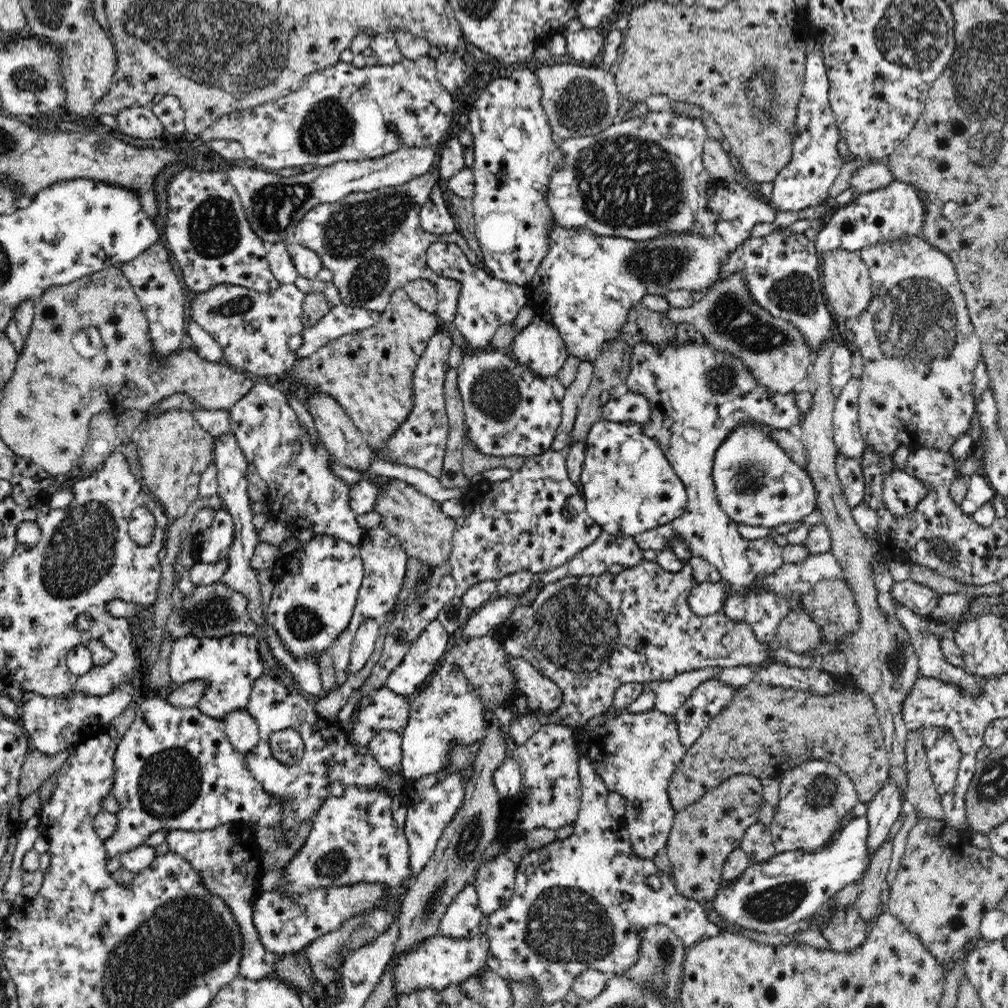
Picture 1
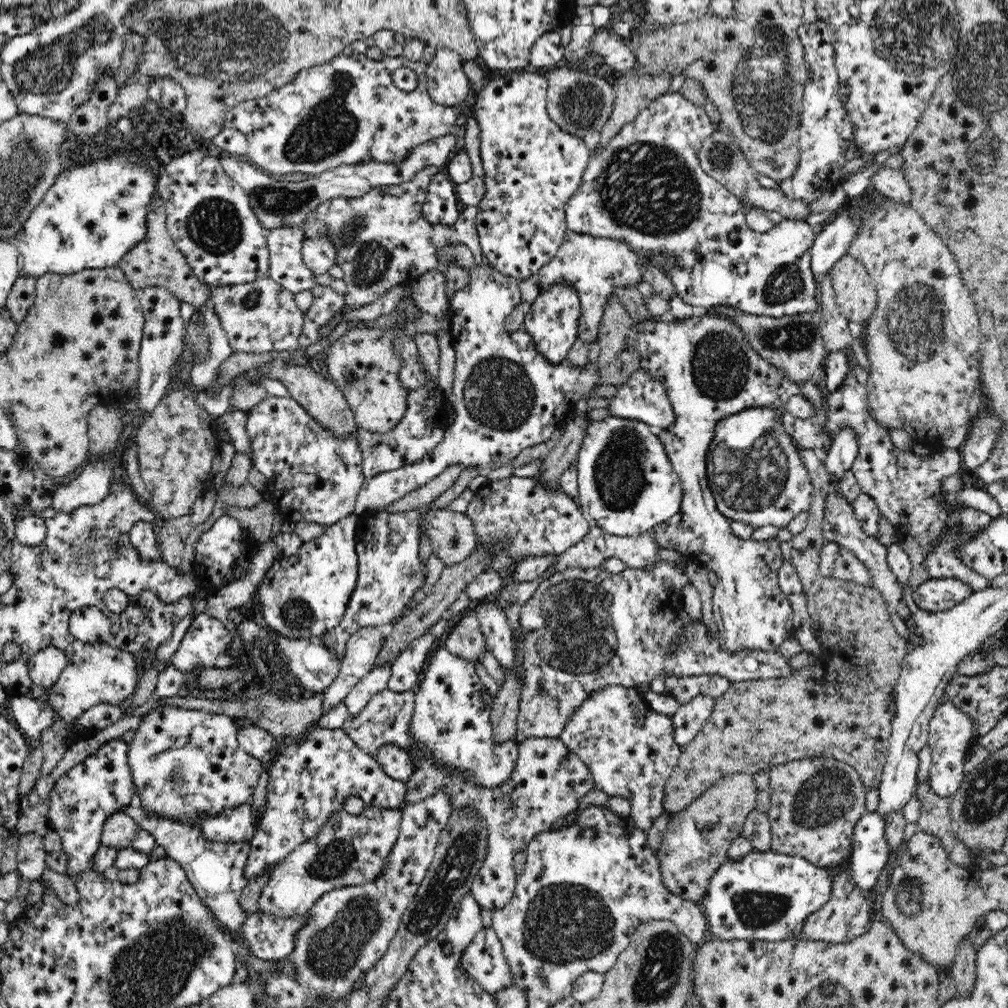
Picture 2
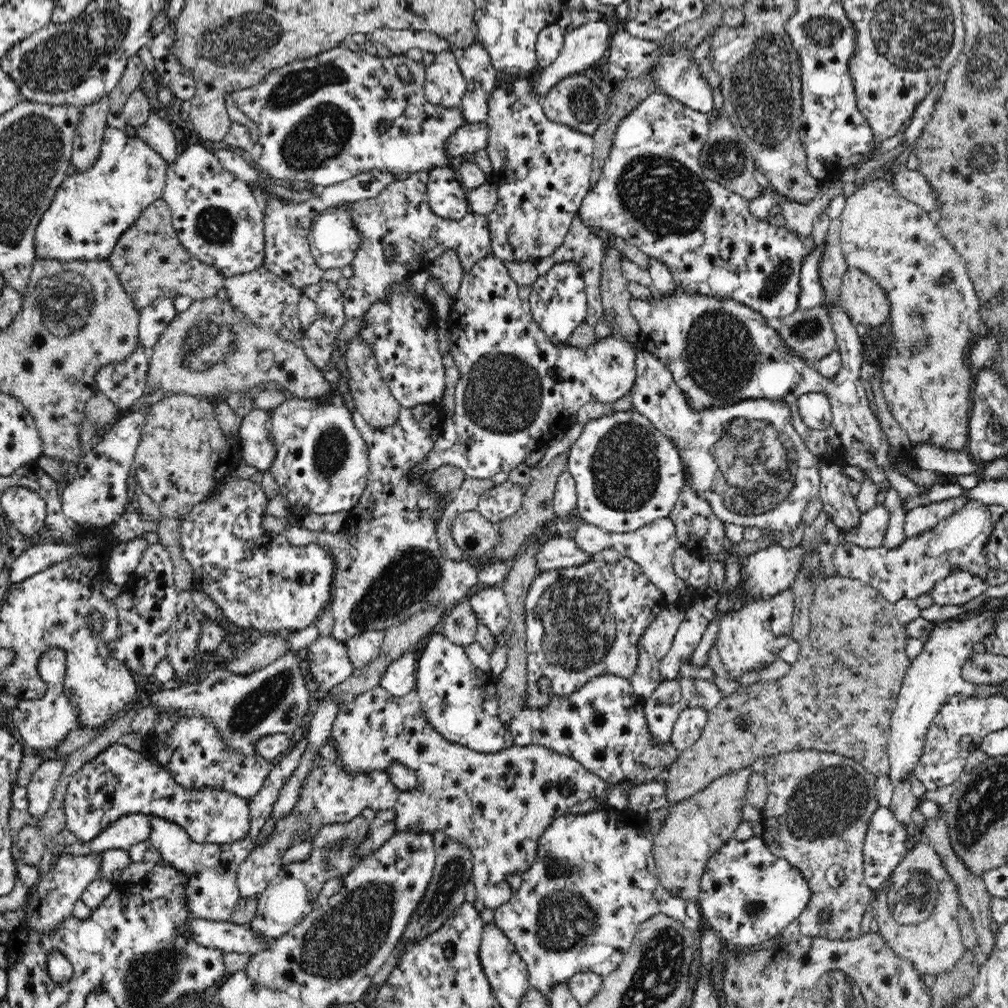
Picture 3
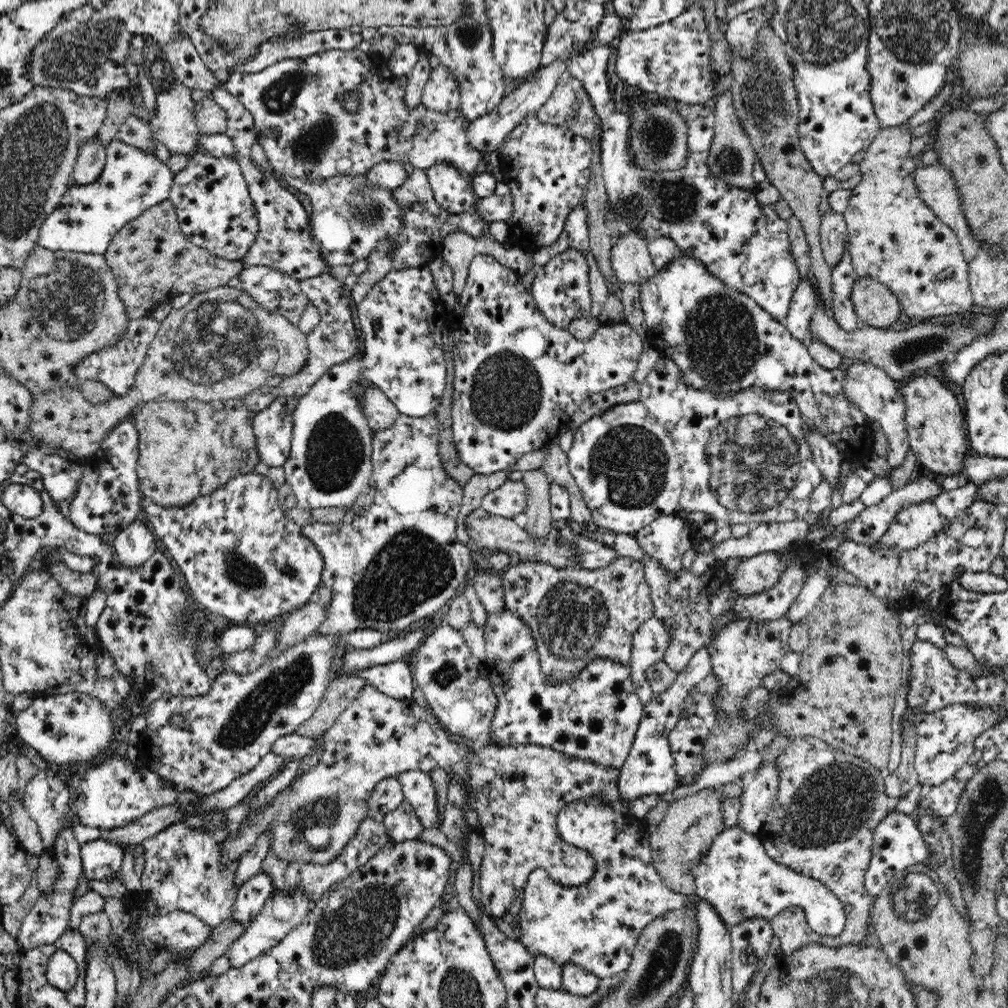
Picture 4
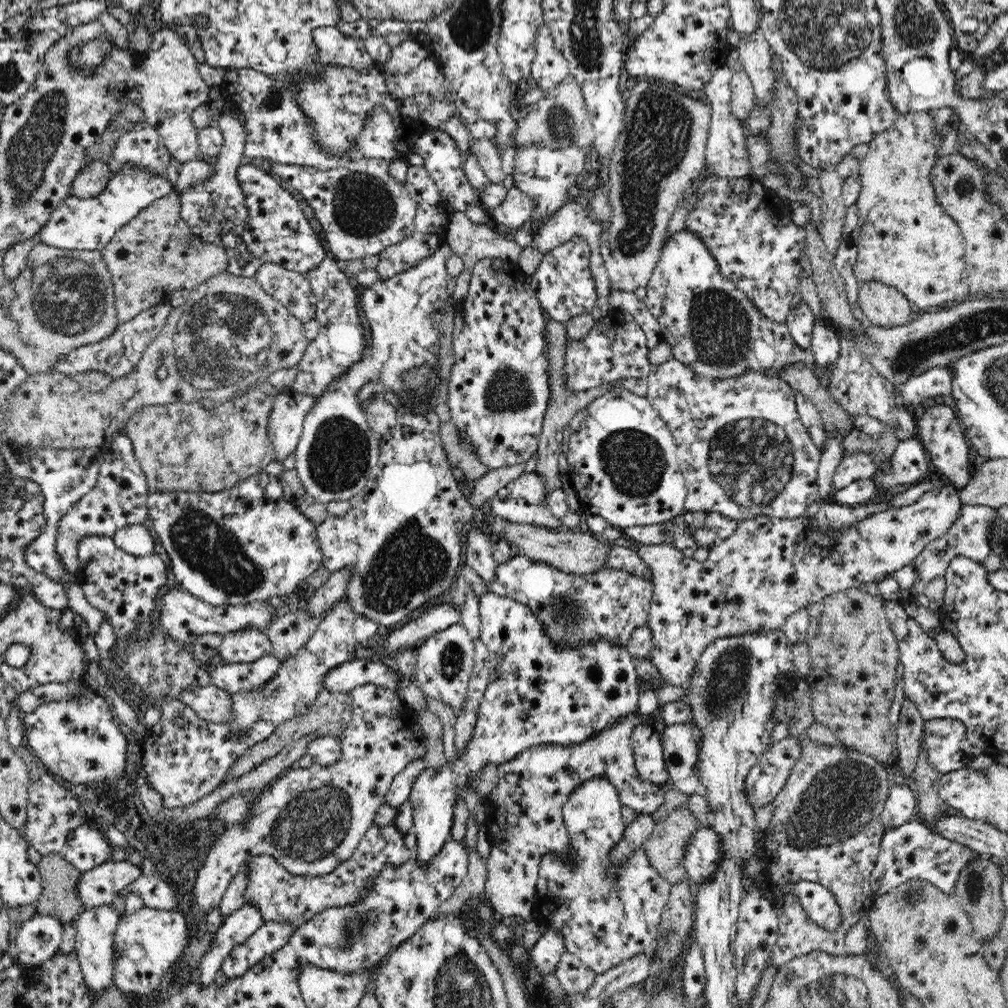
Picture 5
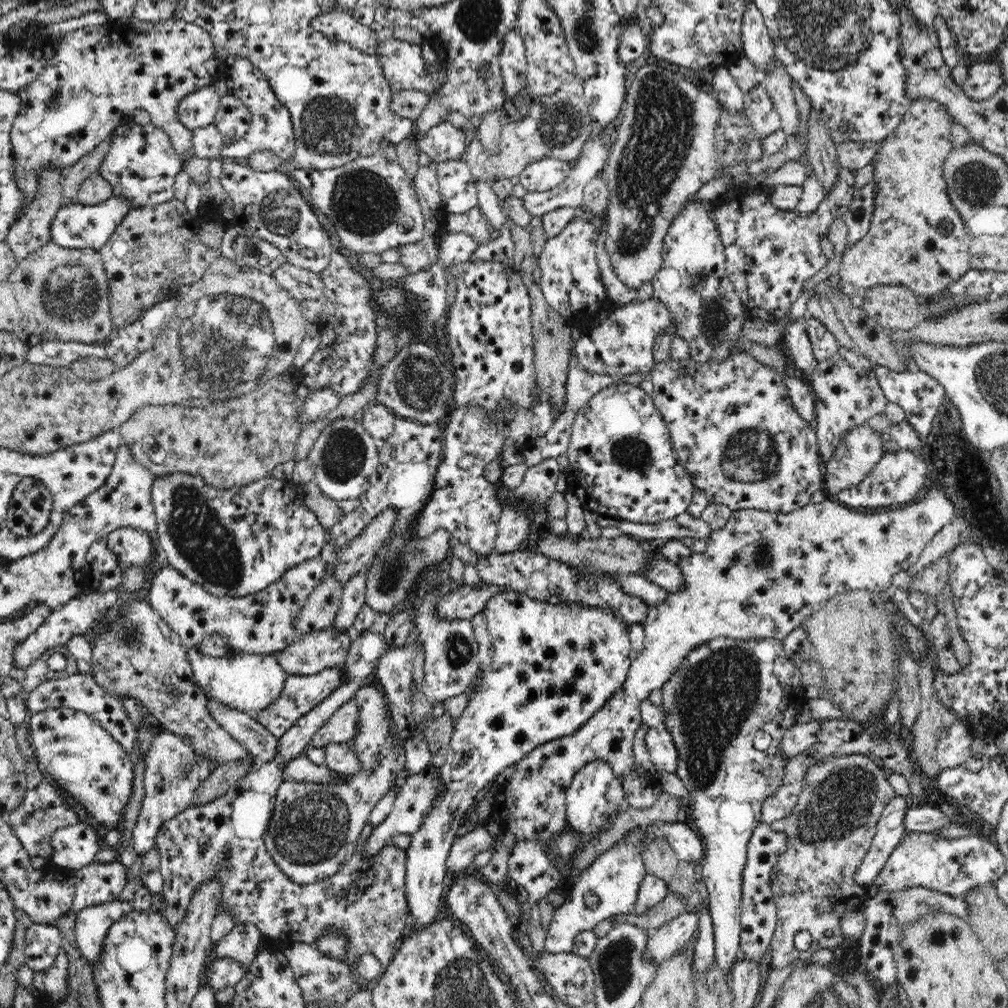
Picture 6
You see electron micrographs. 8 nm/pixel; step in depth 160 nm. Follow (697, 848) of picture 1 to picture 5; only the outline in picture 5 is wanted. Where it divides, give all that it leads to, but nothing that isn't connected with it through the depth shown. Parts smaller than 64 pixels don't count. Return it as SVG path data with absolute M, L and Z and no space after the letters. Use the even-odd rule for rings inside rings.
M687 806L678 807L664 820L655 824L654 832L642 846L650 864L672 885L688 877L683 865L684 846L688 842L688 836L694 834L700 826L700 822L688 811Z

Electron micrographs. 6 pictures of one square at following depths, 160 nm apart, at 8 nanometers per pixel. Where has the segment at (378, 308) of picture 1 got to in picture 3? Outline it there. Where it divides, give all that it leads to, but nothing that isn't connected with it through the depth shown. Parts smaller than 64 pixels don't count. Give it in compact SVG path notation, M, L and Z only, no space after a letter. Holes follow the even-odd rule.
M428 171L410 173L405 180L394 180L378 197L352 203L351 219L363 241L351 264L354 275L349 278L349 285L343 292L347 317L362 317L372 302L384 296L390 284L428 270L430 264L446 252L446 248L460 248L462 267L466 274L481 259L491 254L487 217L469 212L461 220L452 220L434 214L428 203L428 178ZM388 244L396 247L396 257L392 264L386 264L382 253Z

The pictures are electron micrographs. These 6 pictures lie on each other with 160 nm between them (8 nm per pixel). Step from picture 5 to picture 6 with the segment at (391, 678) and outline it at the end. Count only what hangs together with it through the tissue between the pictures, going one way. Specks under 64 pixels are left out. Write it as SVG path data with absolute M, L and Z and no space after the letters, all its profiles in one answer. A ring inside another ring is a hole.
M343 666L332 668L332 670L324 670L320 674L314 676L290 675L285 681L285 686L272 704L269 704L264 710L254 712L254 719L262 726L266 727L273 736L280 739L285 732L296 724L299 718L308 714L316 704L320 704L332 690L336 690L343 680Z

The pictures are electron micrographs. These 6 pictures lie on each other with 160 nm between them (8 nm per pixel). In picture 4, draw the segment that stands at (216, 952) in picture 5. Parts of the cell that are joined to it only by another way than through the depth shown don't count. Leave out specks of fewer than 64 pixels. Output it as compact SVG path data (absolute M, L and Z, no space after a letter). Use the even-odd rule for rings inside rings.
M260 872L250 878L240 890L237 890L238 894L230 919L246 928L249 922L260 914L272 890L272 880L266 873Z

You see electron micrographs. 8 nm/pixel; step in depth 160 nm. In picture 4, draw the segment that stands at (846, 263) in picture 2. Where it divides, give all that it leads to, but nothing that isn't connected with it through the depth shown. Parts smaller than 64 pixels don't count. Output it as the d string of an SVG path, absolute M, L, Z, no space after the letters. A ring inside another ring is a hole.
M859 277L851 295L856 314L866 326L888 329L902 314L898 297L876 279Z

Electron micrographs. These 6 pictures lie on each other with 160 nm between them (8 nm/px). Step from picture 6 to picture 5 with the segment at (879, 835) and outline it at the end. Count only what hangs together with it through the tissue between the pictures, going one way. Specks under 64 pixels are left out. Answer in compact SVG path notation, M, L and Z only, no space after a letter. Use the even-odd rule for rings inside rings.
M893 784L880 816L880 821L884 825L884 832L914 820L916 816L914 814L916 800L916 796L914 796L910 786Z

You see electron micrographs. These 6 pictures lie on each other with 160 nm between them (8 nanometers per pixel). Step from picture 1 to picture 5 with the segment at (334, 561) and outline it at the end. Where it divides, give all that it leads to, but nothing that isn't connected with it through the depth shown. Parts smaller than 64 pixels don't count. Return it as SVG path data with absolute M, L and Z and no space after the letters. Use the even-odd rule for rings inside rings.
M266 472L255 474L250 478L244 479L236 486L216 492L200 489L164 490L164 492L154 490L154 492L150 492L148 495L147 505L149 510L148 525L154 533L154 537L162 543L164 550L166 550L170 557L172 574L176 582L184 587L190 594L193 594L196 598L200 598L203 602L210 605L223 606L264 603L272 598L284 600L287 596L290 596L292 592L298 592L300 588L303 588L304 582L309 582L311 574L316 572L318 568L321 568L323 564L323 554L320 550L319 538L317 537L317 525L307 516L304 516L304 514L295 507L294 502L286 500L279 477L272 474Z

